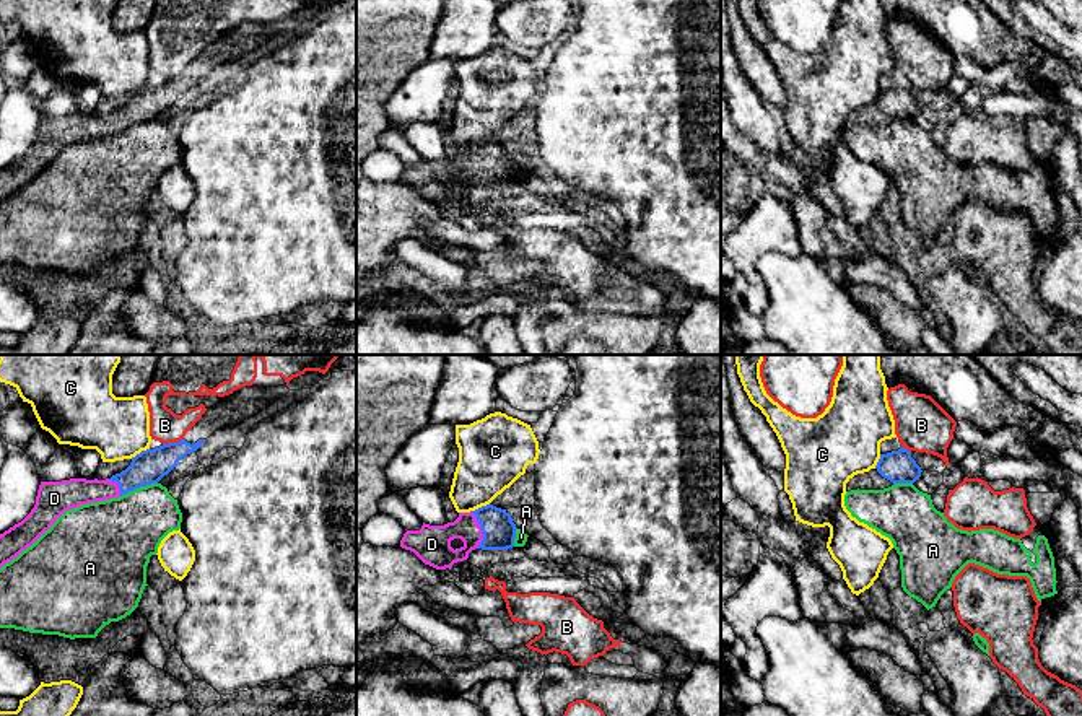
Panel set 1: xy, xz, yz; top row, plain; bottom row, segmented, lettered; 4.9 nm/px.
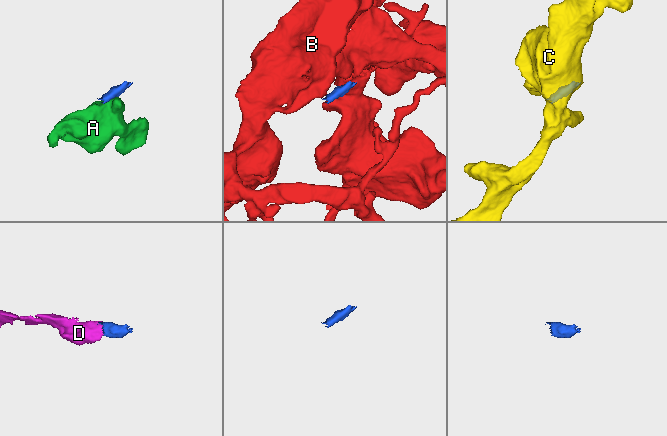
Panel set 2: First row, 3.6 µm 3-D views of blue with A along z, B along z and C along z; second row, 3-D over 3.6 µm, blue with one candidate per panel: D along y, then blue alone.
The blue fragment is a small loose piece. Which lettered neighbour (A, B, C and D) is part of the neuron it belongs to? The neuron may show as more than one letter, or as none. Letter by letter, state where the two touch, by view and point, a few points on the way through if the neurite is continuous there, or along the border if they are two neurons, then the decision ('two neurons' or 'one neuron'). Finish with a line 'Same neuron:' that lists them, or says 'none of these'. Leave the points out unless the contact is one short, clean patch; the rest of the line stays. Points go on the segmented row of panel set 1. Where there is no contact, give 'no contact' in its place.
A: contact xy (139, 487); border xy (157, 482), (140, 485), (121, 497); two neurons
B: contact xy (173, 443); border xy (183, 438), (163, 445); two neurons
C: contact xz (479, 508); two neurons
D: contact xz (482, 529); way xz (498, 529), (482, 529), (453, 529), (433, 542); one neuron
Same neuron: D

